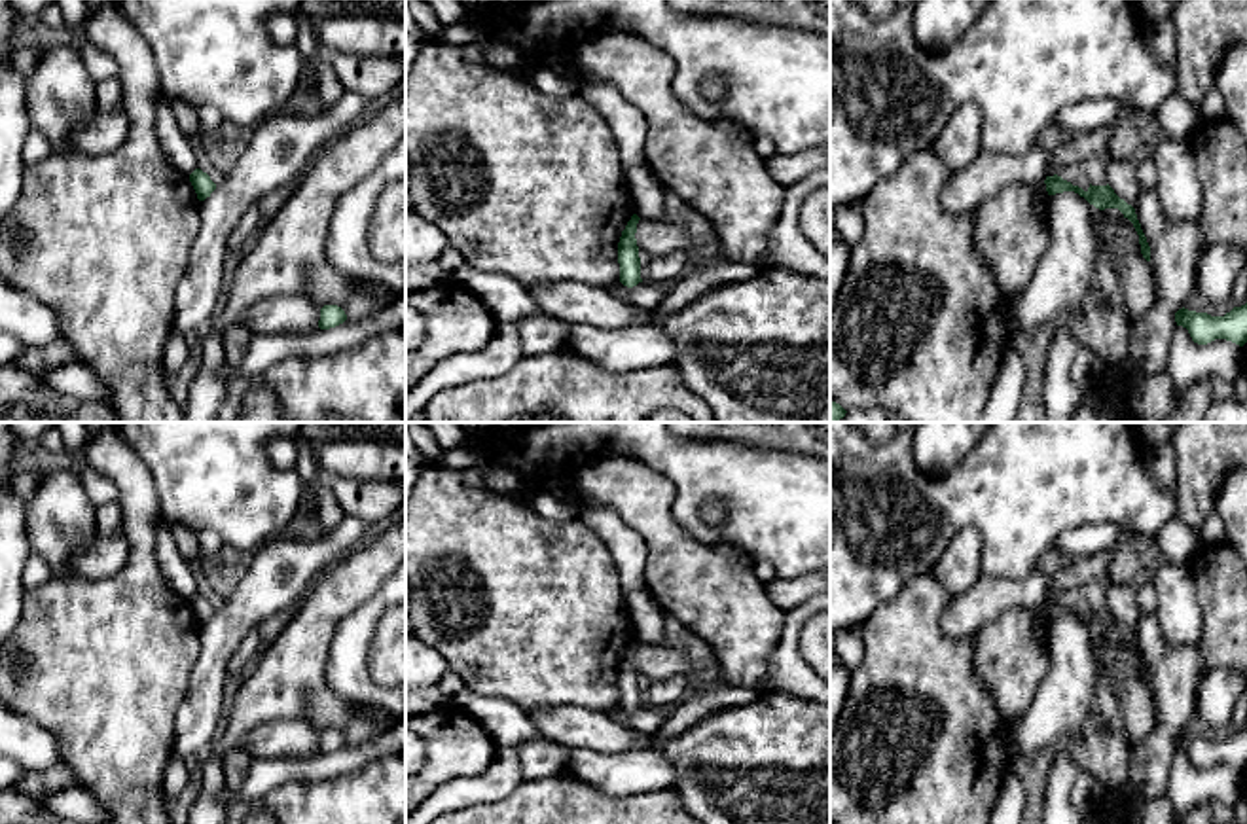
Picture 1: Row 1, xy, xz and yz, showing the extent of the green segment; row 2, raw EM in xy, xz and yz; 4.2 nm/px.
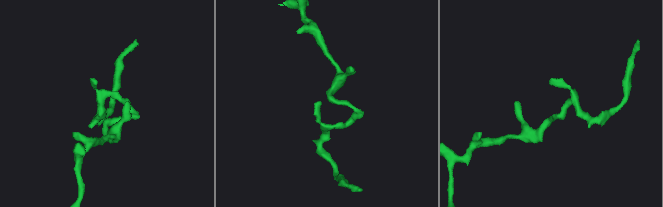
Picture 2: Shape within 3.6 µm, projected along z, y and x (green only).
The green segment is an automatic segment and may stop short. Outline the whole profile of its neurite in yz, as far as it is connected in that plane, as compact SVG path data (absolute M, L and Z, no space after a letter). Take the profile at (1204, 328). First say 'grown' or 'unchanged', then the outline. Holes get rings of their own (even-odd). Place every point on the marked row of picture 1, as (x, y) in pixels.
unchanged; M1247 303L1234 307L1224 316L1211 316L1183 307L1175 313L1175 322L1186 328L1198 345L1207 345L1215 339L1226 339L1239 347L1247 343Z

